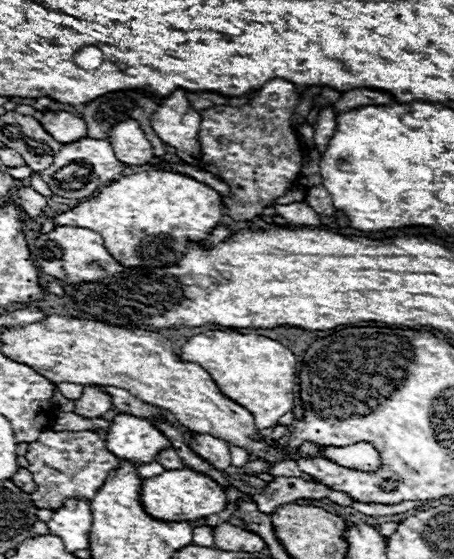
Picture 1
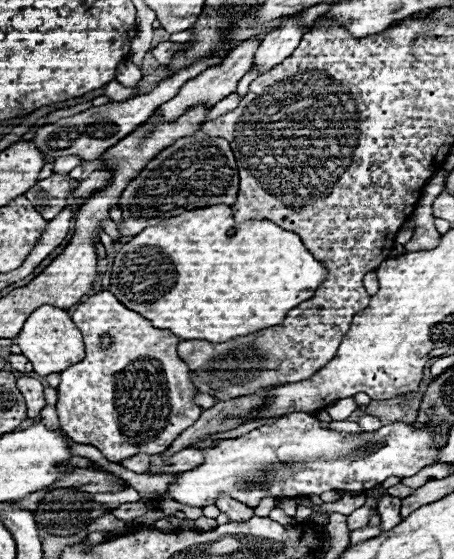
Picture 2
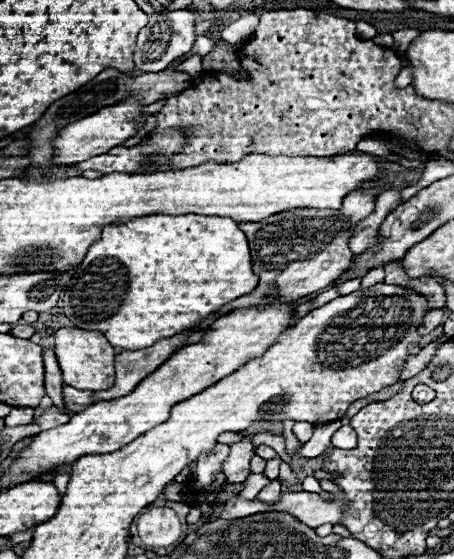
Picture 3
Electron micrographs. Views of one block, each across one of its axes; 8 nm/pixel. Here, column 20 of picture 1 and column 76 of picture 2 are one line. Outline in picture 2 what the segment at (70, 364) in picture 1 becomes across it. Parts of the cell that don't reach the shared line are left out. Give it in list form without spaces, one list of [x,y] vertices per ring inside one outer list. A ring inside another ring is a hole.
[[[42,306],[34,310],[24,322],[22,332],[16,336],[16,342],[22,348],[22,354],[34,364],[34,372],[38,376],[60,374],[74,362],[80,362],[84,358],[84,342],[80,330],[74,326],[68,312],[56,306]]]

